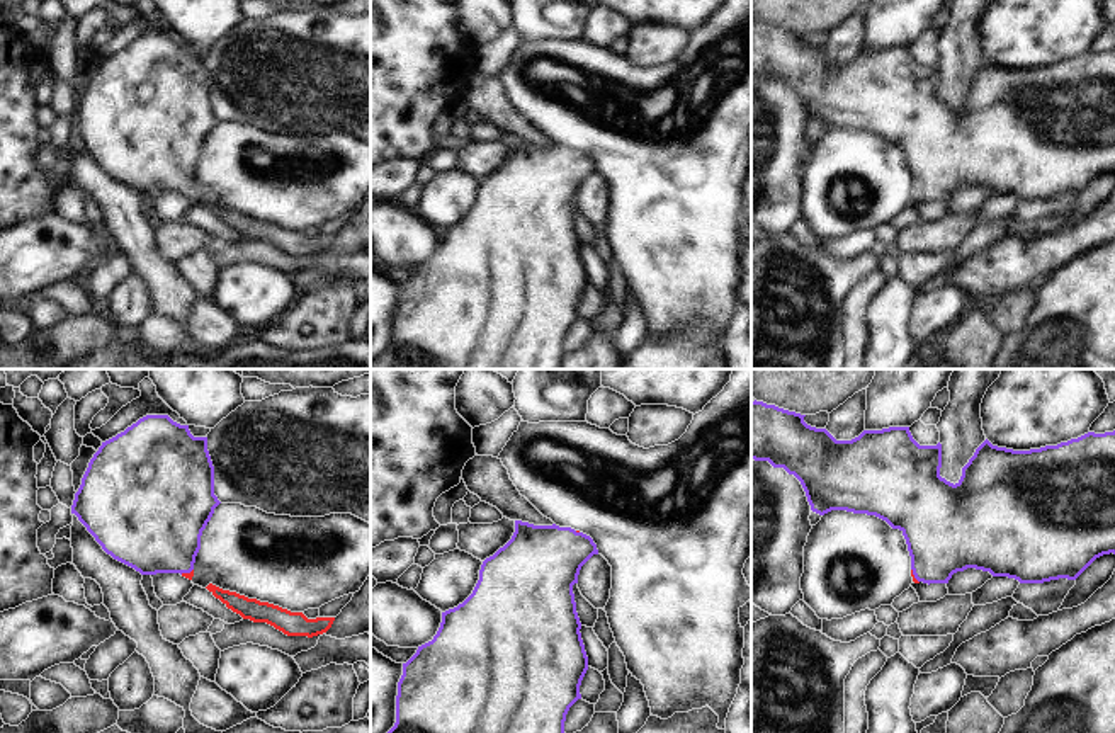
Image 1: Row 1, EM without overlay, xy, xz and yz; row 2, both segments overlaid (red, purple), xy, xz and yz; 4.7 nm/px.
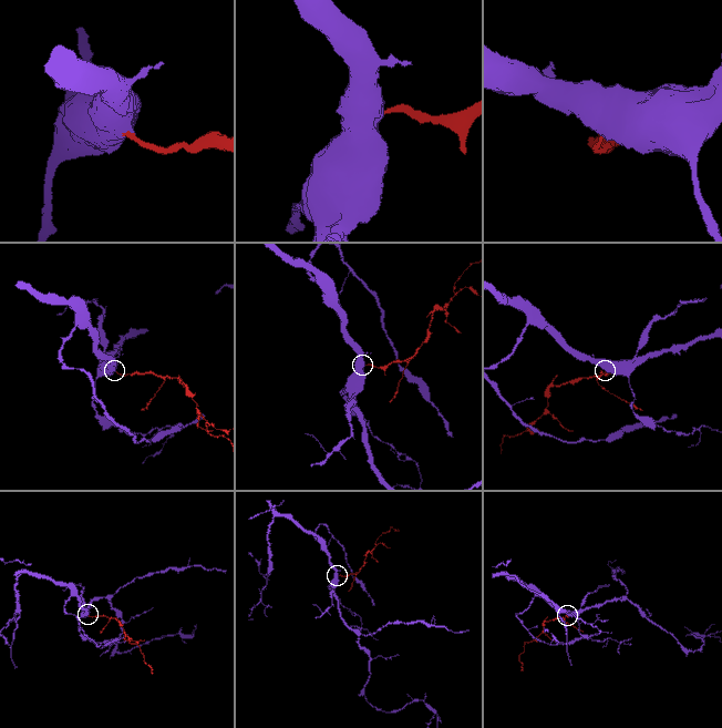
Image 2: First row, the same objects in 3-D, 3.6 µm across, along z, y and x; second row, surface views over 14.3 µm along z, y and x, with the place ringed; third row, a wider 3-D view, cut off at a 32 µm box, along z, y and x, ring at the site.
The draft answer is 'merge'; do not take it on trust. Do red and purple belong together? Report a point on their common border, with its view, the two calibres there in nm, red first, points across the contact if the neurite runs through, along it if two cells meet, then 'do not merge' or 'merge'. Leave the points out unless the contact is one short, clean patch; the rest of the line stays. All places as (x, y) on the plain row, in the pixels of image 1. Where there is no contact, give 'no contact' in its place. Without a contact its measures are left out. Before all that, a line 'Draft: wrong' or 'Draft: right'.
Draft: right
yz (913, 194) | 20/360 nm | across yz (915, 199), (913, 194), (937, 170), (944, 152) | merge

